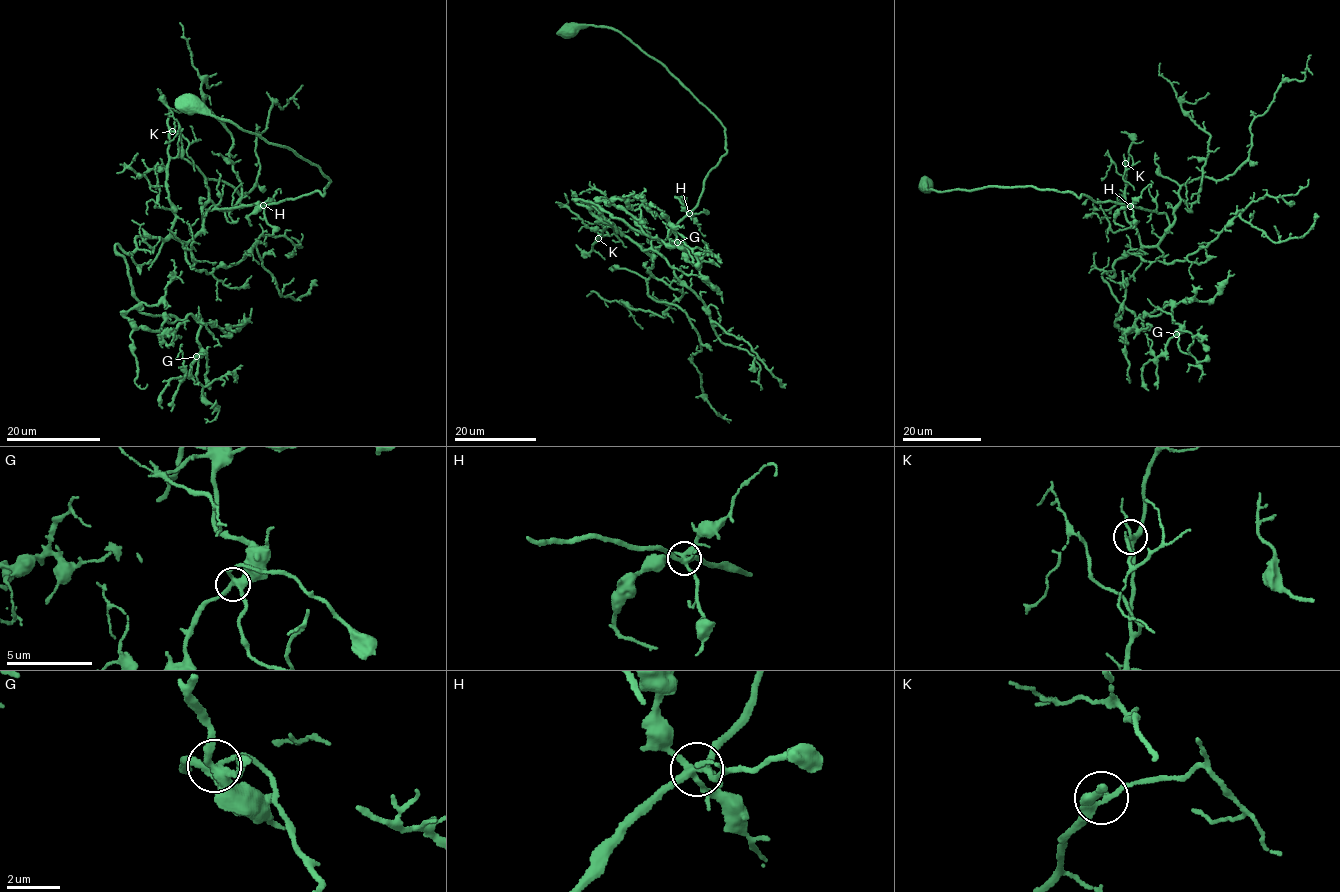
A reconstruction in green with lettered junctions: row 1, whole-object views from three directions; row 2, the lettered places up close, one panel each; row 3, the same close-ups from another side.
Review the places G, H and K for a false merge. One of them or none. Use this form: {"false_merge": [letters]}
{"false_merge": ["H"]}

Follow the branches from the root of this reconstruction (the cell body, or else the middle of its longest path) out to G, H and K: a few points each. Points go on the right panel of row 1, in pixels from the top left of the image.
G: (926, 184), (941, 192), (1032, 185), (1165, 213), (1160, 241), (1102, 277), (1137, 317), (1172, 304), (1176, 334)
H: (926, 184), (922, 189), (941, 192), (1032, 185), (1130, 206)
K: (926, 184), (941, 192), (1032, 185), (1164, 213), (1169, 226), (1155, 246), (1141, 244), (1125, 216), (1125, 163)

